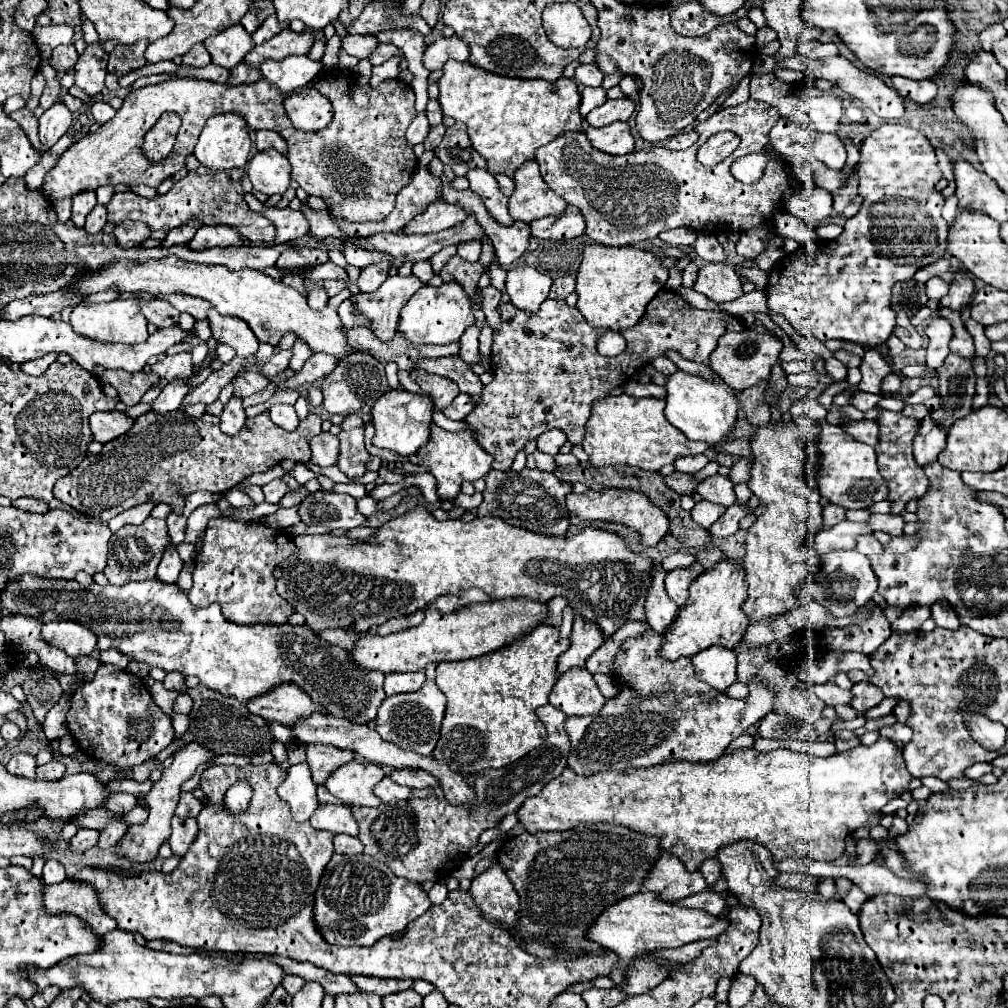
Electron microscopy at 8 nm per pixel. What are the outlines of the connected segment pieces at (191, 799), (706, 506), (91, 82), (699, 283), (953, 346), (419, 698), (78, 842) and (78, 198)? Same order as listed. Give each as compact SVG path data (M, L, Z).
M180 793L180 801L178 801L178 807L176 807L176 815L186 819L186 817L196 817L202 809L202 801L196 799L192 793Z
M700 501L700 503L696 503L694 505L694 509L690 511L690 515L704 527L704 529L710 529L710 525L716 521L716 519L720 519L722 515L724 515L724 507L720 507L720 505L712 505L712 503L708 503L708 501Z
M98 41L88 45L74 67L76 85L82 87L90 97L98 95L104 89L106 65L108 65L108 53L104 51L102 43Z
M706 263L698 273L694 289L714 303L734 301L744 295L740 275L736 267L728 263Z
M938 309L938 315L946 317L954 329L954 339L950 341L950 353L972 359L974 357L974 341L972 341L972 335L966 331L966 327L960 319L960 313L950 311L950 309Z
M426 681L420 691L400 693L384 699L376 717L376 731L384 741L392 741L406 751L430 755L438 741L444 709L446 709L444 693L436 687L434 681Z
M78 829L76 837L70 841L70 849L82 853L82 851L98 845L98 835L100 835L100 833L94 831L94 829Z
M82 191L74 195L72 199L72 221L76 227L84 227L86 215L96 207L96 193L94 191Z

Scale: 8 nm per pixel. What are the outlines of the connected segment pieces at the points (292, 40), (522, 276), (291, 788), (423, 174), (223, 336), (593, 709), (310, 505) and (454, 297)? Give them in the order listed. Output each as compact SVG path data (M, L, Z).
M292 29L280 31L274 39L256 45L244 61L248 61L252 67L260 67L266 59L284 59L288 55L308 55L310 47L314 43L314 35L306 29L302 33L296 33Z
M514 267L508 271L506 293L512 305L526 313L536 313L544 299L548 299L552 279L534 267Z
M308 763L290 765L286 779L278 787L278 795L290 805L296 821L308 821L312 817L318 807L318 799Z
M418 167L412 175L410 185L406 185L396 199L396 209L378 223L348 223L344 219L334 219L344 233L358 233L362 237L370 237L382 231L396 233L400 231L408 221L412 221L418 213L422 213L430 203L442 201L442 181L440 177L434 177L428 167Z
M210 309L208 321L212 337L218 337L220 343L230 345L238 357L248 357L258 353L258 339L250 331L250 327L246 327L246 321L220 315L216 309Z
M570 669L558 679L548 701L568 717L580 717L598 713L606 699L586 669Z
M326 491L306 495L306 499L298 505L298 515L304 523L318 523L330 531L348 531L366 525L366 517L356 511L354 497Z
M450 281L450 283L442 283L438 287L424 285L402 307L398 331L404 333L404 337L408 341L412 341L414 345L420 345L420 343L440 343L440 345L444 345L444 343L460 341L462 333L468 327L472 327L474 323L476 323L476 319L474 319L474 313L472 313L472 301L470 301L468 293L456 281Z

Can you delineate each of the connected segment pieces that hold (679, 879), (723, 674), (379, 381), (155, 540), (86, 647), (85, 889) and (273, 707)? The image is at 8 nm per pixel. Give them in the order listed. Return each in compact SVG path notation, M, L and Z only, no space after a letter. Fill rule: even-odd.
M664 851L652 865L646 883L642 883L644 893L652 891L666 901L678 901L690 897L694 893L706 891L706 887L708 883L702 879L700 871L694 873L686 871L686 867L680 863L678 857L668 855Z
M708 647L692 657L696 677L712 689L724 693L736 681L736 655L724 647Z
M352 353L346 359L342 359L342 363L338 363L336 369L322 379L322 393L324 393L322 405L332 415L334 413L350 415L350 413L358 413L364 405L372 407L374 401L386 391L388 391L388 383L386 383L384 363L368 353Z
M150 517L138 527L122 527L120 531L116 531L110 537L108 547L110 547L110 553L108 553L108 565L104 569L104 575L110 583L122 585L128 581L154 579L160 557L166 551L166 547L172 547L172 543L170 543L170 535L166 531L166 521Z
M70 621L44 623L42 637L50 645L66 651L66 655L70 655L70 657L80 657L80 655L92 653L92 649L96 649L94 631L90 631L78 623L70 623Z
M66 879L58 885L42 885L42 903L48 915L78 915L98 935L116 929L114 919L102 911L94 889L86 883L74 883Z
M284 683L282 687L276 687L274 691L258 699L250 699L248 709L254 715L260 715L270 721L278 721L286 727L290 727L300 717L308 717L314 711L326 713L326 709L312 703L312 699L302 689L290 683Z

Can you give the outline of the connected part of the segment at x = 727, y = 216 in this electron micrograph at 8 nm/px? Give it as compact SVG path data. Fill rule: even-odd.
M746 101L736 107L718 109L712 117L698 123L694 129L698 133L698 143L688 147L686 151L668 151L662 145L658 147L646 147L642 151L634 151L630 155L606 155L594 147L590 147L590 141L584 133L566 133L560 139L554 139L546 147L540 147L536 151L536 161L540 165L540 173L548 187L562 199L566 199L570 205L578 207L586 219L586 235L602 245L610 247L624 247L634 245L640 241L648 241L658 237L662 231L676 229L676 227L688 227L696 229L700 233L708 235L720 235L720 233L744 233L754 227L770 227L774 221L776 211L786 211L786 201L790 193L790 177L788 167L778 159L772 159L768 167L764 169L764 175L758 183L744 185L736 181L730 175L730 165L738 157L744 157L748 153L764 153L770 149L768 133L778 123L780 115L778 109L770 107L762 101ZM720 131L732 131L740 137L740 145L732 155L728 155L720 165L704 167L696 159L696 151L702 143L706 143L714 133Z

